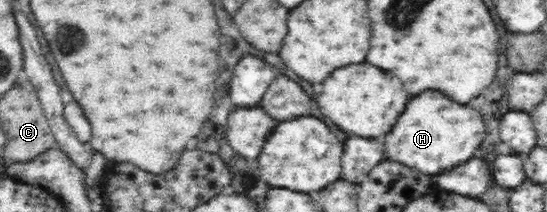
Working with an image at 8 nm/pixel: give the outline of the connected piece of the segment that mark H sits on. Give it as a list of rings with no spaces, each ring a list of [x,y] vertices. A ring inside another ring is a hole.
[[[426,91],[410,99],[410,105],[406,105],[406,111],[386,135],[386,157],[422,173],[436,175],[462,161],[468,161],[482,143],[484,135],[486,131],[482,115],[474,107],[454,103],[442,93]]]

